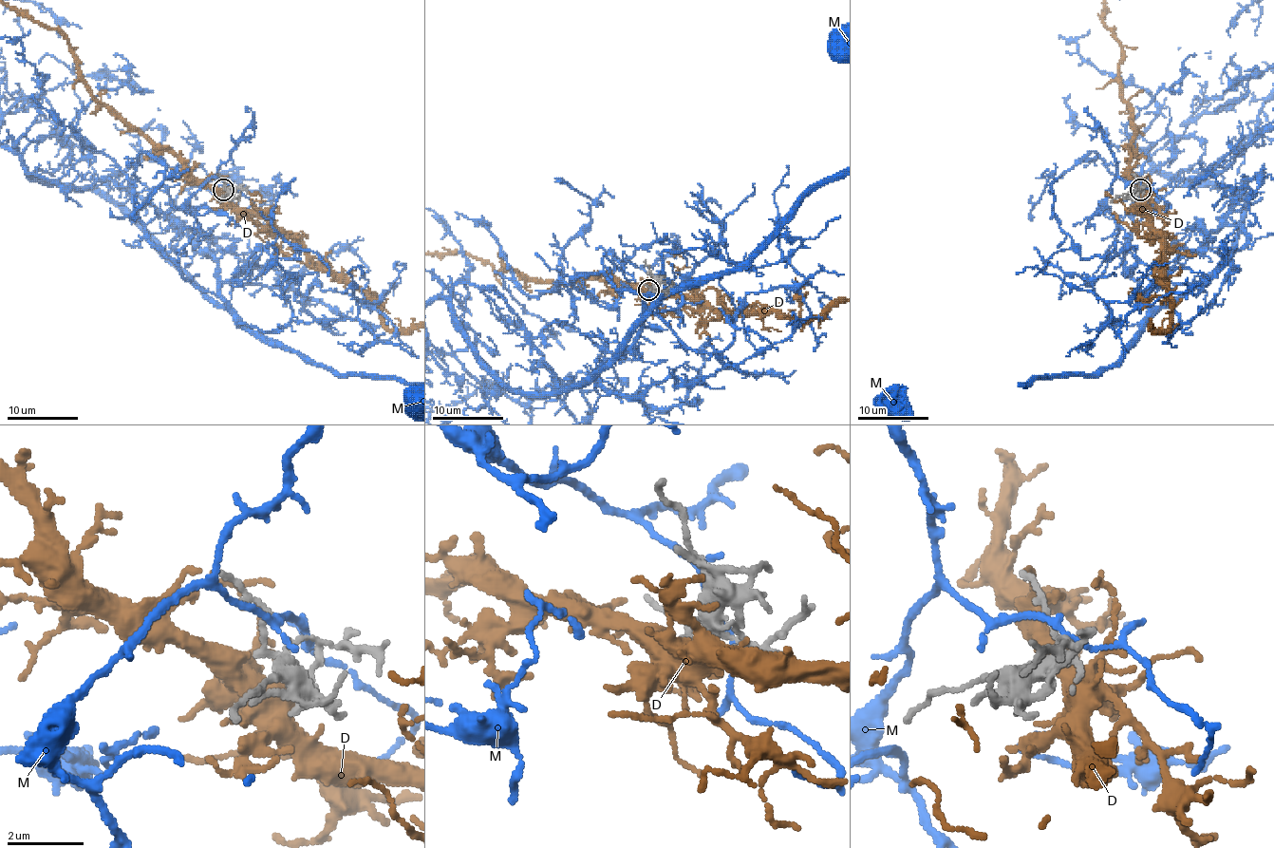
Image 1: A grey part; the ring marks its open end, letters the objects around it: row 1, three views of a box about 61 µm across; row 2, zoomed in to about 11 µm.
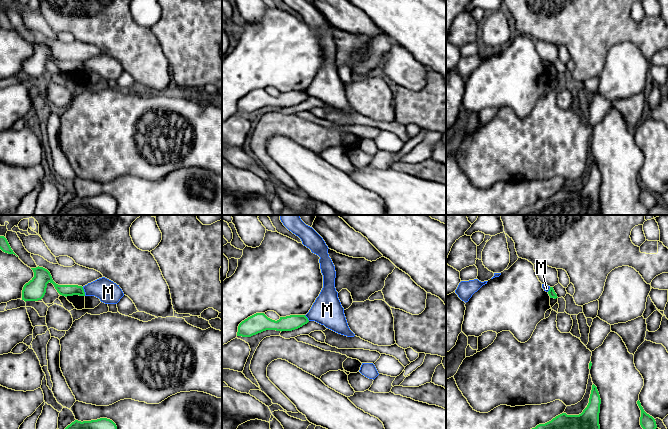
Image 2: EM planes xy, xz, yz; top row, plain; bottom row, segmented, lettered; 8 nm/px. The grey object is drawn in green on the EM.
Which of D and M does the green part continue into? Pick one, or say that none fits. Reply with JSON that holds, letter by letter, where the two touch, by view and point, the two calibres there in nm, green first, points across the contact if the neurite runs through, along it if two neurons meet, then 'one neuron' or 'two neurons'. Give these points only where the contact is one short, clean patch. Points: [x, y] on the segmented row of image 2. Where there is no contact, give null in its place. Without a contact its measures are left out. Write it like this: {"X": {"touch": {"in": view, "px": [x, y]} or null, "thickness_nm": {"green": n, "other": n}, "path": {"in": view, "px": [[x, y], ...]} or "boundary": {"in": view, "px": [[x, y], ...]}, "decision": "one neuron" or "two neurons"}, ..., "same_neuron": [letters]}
{"D": {"touch": null, "decision": "one neuron"}, "M": {"touch": {"in": "xy", "px": [83, 291]}, "thickness_nm": {"green": 100, "other": 180}, "boundary": {"in": "xy", "px": [[82, 287], [85, 295]]}, "decision": "two neurons"}, "same_neuron": ["D"]}

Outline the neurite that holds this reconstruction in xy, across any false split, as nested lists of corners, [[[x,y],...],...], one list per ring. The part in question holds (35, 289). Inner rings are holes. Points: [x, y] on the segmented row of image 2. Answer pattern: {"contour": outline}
{"contour": [[[39,266],[31,269],[34,272],[34,277],[24,285],[22,290],[22,300],[25,302],[41,300],[46,293],[47,284],[49,282],[54,285],[57,292],[62,296],[85,296],[82,286],[58,285],[53,281],[52,276],[47,269]]]}

